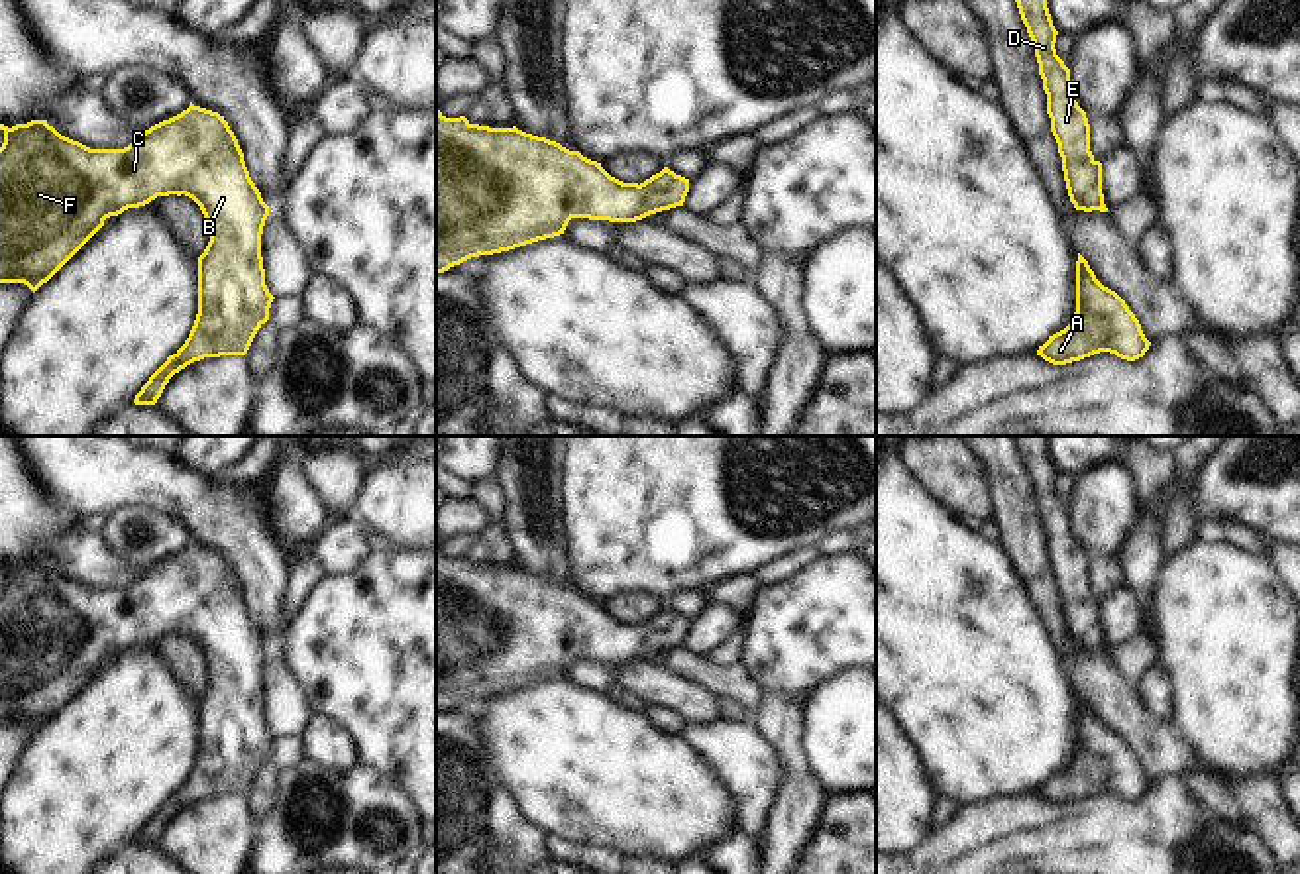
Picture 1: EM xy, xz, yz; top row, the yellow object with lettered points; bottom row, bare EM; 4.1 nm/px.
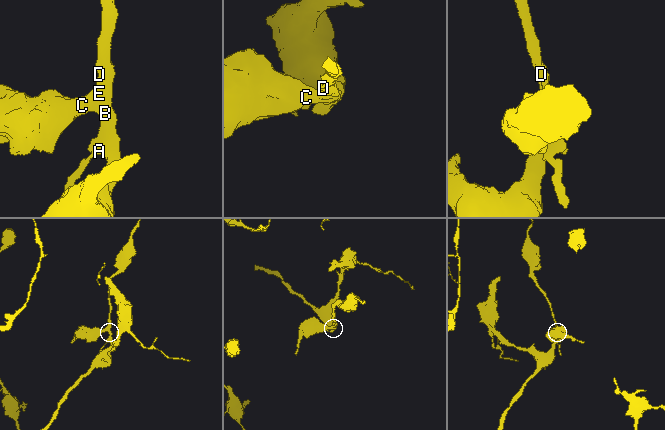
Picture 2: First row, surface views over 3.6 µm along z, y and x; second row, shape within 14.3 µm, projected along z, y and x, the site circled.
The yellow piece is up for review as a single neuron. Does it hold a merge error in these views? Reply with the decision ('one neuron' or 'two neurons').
one neuron

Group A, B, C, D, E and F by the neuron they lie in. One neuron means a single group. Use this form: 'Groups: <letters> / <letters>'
Groups: A B C D E F.

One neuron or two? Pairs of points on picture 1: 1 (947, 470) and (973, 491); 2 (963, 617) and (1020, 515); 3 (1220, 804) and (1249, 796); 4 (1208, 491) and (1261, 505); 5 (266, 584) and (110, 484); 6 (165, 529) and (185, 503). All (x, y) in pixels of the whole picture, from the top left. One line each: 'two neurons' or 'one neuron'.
1: one neuron
2: two neurons
3: two neurons
4: one neuron
5: one neuron
6: two neurons

